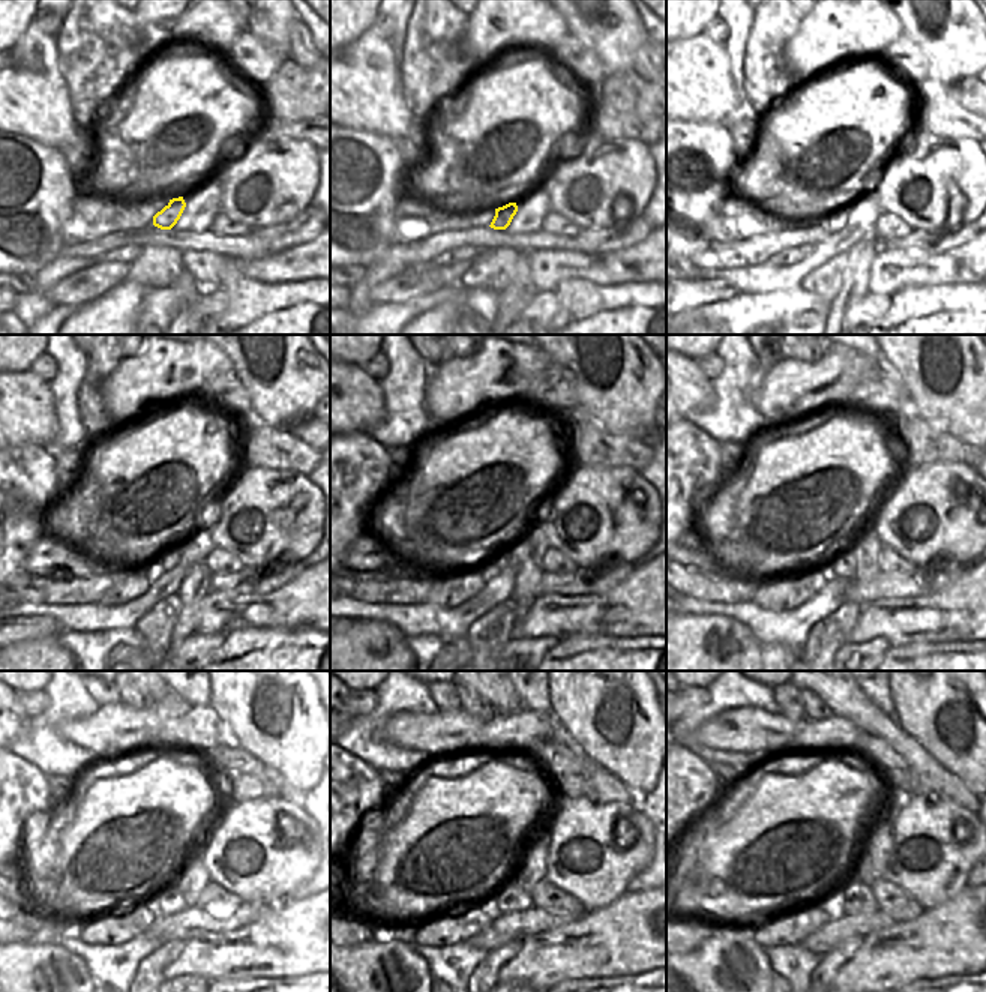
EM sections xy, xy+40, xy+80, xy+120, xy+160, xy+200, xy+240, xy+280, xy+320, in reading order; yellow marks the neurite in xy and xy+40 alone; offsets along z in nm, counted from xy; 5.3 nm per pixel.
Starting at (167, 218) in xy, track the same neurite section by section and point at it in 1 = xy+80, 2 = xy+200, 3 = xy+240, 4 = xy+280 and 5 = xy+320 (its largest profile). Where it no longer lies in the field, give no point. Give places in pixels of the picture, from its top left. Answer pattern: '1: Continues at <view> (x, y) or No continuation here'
1: Continues at xy+80 (835, 222)
2: Continues at xy+200 (842, 565)
3: Continues at xy+240 (168, 901)
4: Continues at xy+280 (511, 896)
5: Continues at xy+320 (857, 899).

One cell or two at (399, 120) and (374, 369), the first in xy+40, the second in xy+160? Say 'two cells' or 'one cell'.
two cells

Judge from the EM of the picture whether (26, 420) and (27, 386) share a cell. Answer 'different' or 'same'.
same

